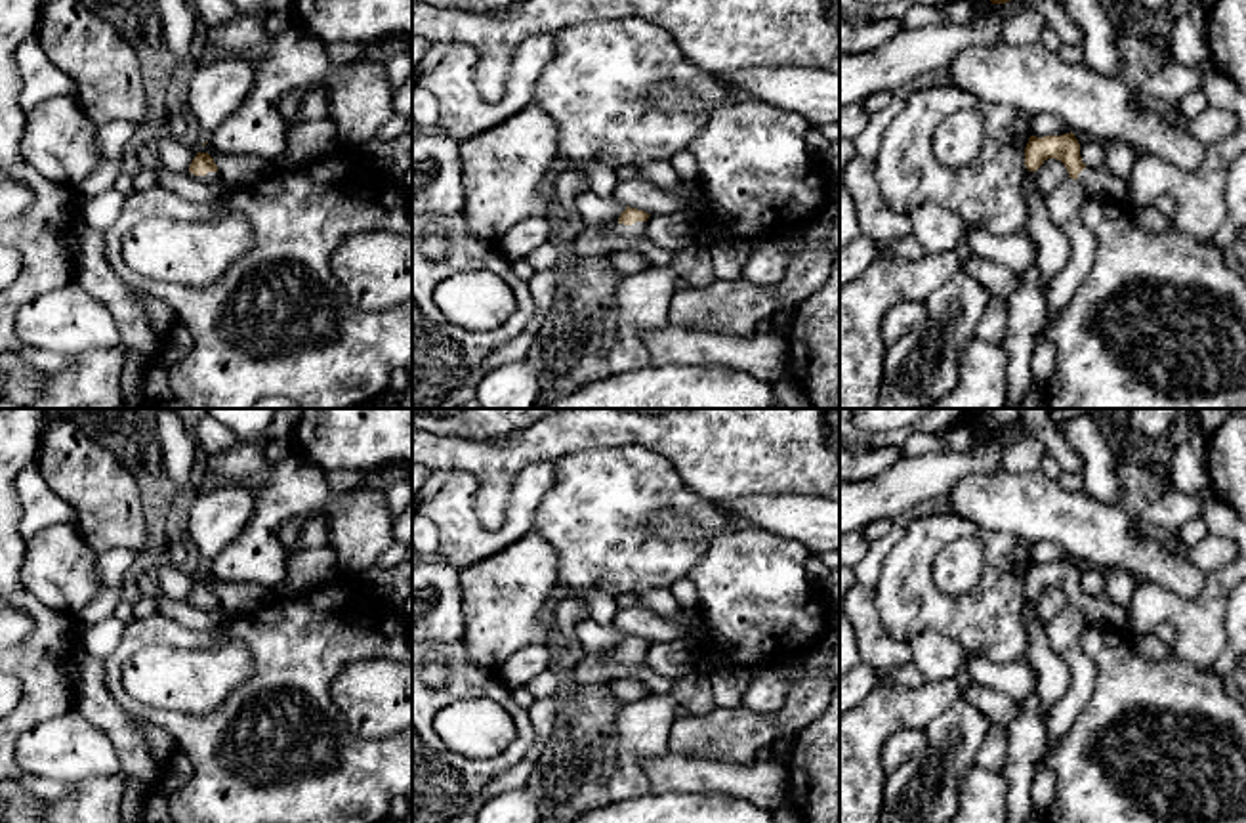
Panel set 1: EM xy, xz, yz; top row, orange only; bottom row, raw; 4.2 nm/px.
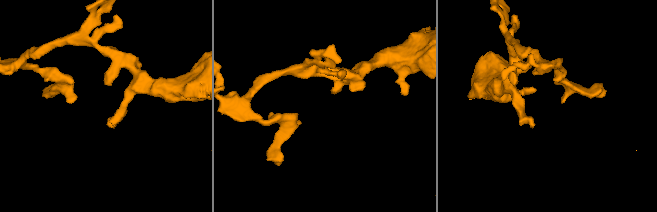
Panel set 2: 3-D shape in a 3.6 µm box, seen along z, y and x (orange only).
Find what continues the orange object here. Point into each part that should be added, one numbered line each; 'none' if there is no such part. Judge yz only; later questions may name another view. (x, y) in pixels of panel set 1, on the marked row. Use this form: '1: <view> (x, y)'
1: yz (1100, 182)

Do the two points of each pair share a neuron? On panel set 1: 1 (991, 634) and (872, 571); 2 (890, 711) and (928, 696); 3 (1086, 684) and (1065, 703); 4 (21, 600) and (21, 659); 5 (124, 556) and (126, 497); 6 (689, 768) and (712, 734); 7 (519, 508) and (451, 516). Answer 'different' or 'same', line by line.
1: different
2: same
3: same
4: same
5: different
6: different
7: same

